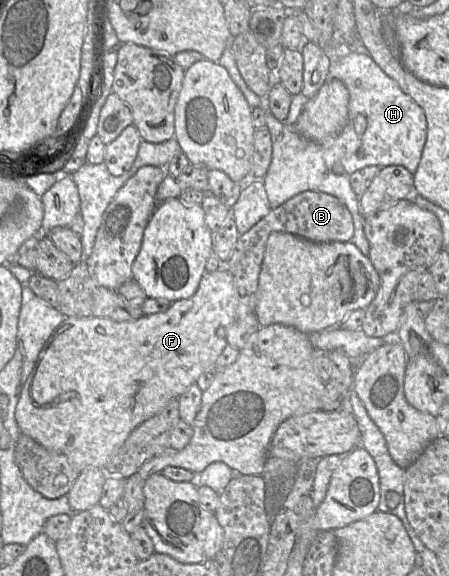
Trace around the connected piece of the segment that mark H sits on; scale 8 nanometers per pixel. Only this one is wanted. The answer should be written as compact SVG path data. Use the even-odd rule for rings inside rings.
M345 51L342 53L342 55L335 57L334 59L331 58L331 65L330 65L330 69L329 69L329 78L338 79L338 80L342 81L348 89L349 108L348 108L348 121L347 121L346 125L332 139L326 139L321 143L318 143L318 142L309 141L309 140L301 137L296 132L296 130L293 128L293 125L288 125L284 121L280 121L280 120L276 119L270 111L265 112L266 125L270 131L271 139L272 139L272 160L271 160L271 163L270 163L270 166L269 166L269 169L268 169L266 175L262 179L262 182L265 186L265 190L267 193L267 197L268 197L269 205L270 205L271 209L277 208L278 206L282 205L284 202L286 202L290 198L292 198L295 195L297 195L301 192L304 192L304 191L323 192L323 193L333 195L336 198L338 198L339 200L341 200L346 205L346 207L350 211L352 218L353 218L354 235L351 239L351 242L353 244L355 244L365 256L368 256L369 255L369 242L364 234L364 229L363 229L364 217L361 213L359 197L356 195L356 193L354 192L354 190L351 187L350 176L355 171L360 170L367 166L378 166L378 167L382 168L382 167L390 166L390 165L403 166L407 170L409 170L412 174L414 174L419 165L419 162L420 162L420 159L422 156L422 152L423 152L423 148L424 148L426 138L427 138L427 120L426 120L423 109L409 95L407 95L406 93L404 93L401 90L401 88L398 86L398 84L379 67L379 65L370 57L369 54L358 53L358 52L354 52L354 51ZM359 114L364 115L367 119L367 127L366 127L365 132L362 135L358 135L354 129L354 120L355 120L356 116Z

